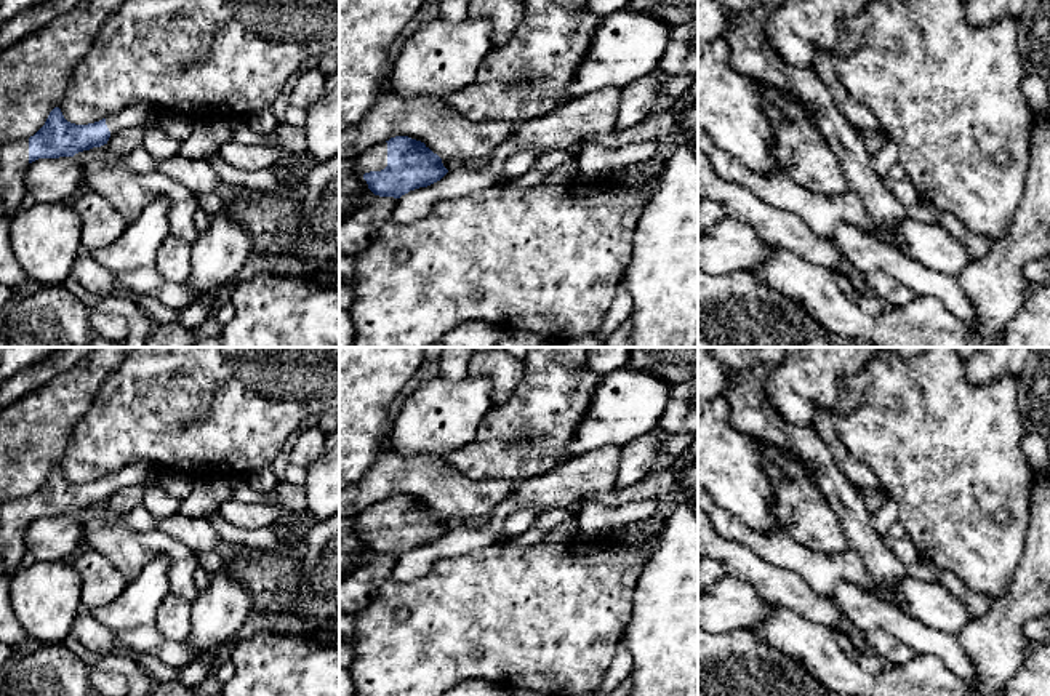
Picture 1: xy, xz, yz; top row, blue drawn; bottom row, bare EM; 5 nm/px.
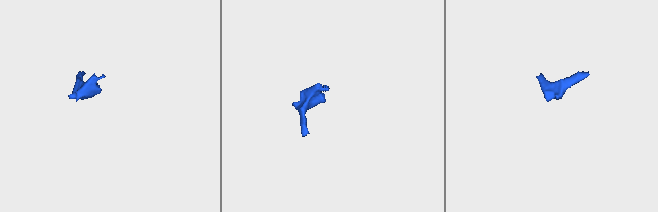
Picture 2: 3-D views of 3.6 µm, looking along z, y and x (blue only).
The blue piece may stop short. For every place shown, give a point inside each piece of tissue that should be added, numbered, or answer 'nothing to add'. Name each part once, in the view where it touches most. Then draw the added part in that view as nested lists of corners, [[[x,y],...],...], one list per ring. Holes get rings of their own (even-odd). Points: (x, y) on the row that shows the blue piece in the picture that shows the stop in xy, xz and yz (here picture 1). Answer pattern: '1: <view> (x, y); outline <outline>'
1: xy (140, 114); outline [[[134,104],[120,112],[106,117],[106,125],[110,131],[110,136],[117,134],[122,130],[134,126],[154,126],[157,123],[157,114],[147,104]]]
2: xz (375, 159); outline [[[381,142],[355,158],[355,173],[363,176],[370,171],[381,171],[387,166],[387,142]]]

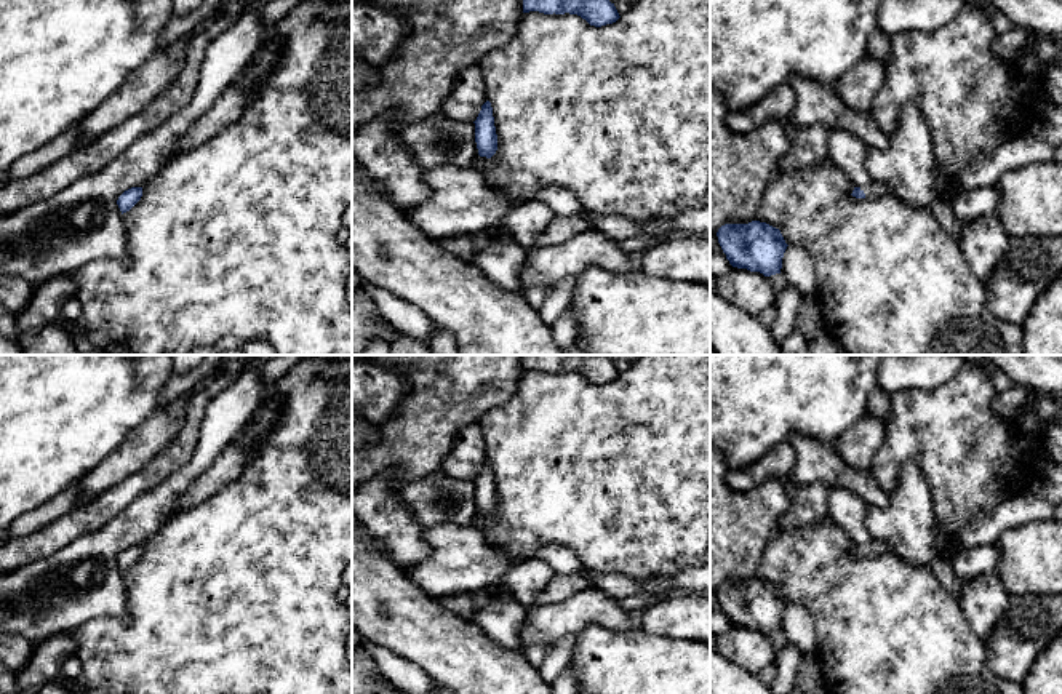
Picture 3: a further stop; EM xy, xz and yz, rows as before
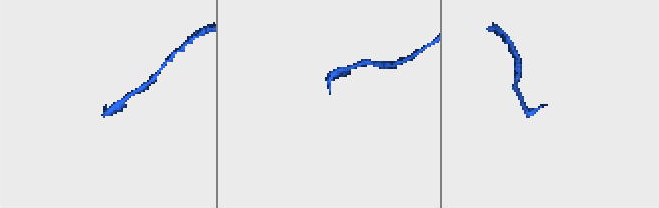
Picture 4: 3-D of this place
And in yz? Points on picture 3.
1: yz (874, 189); outline [[[870,181],[867,185],[860,187],[860,190],[865,193],[865,198],[880,198],[892,193],[889,185],[878,181]]]

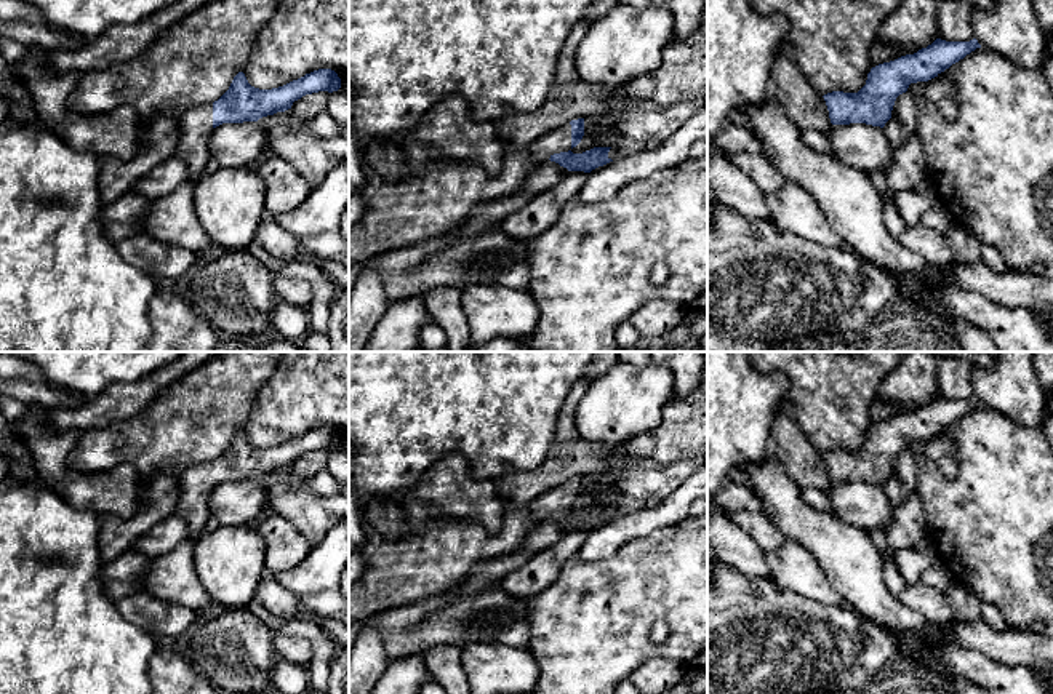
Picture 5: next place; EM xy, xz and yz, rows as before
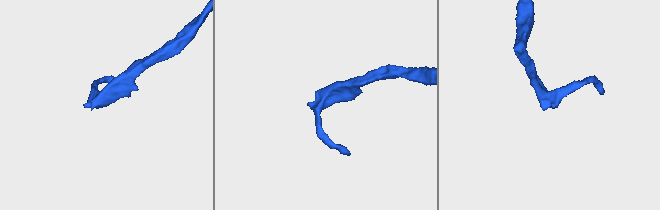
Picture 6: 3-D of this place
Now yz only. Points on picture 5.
nothing to add

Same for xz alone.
1: xz (556, 141); outline [[[565,123],[549,131],[533,144],[530,152],[538,163],[549,162],[554,154],[568,152],[571,149],[571,125]]]

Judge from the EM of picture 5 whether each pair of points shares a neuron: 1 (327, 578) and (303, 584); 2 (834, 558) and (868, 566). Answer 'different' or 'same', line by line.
1: same
2: same

